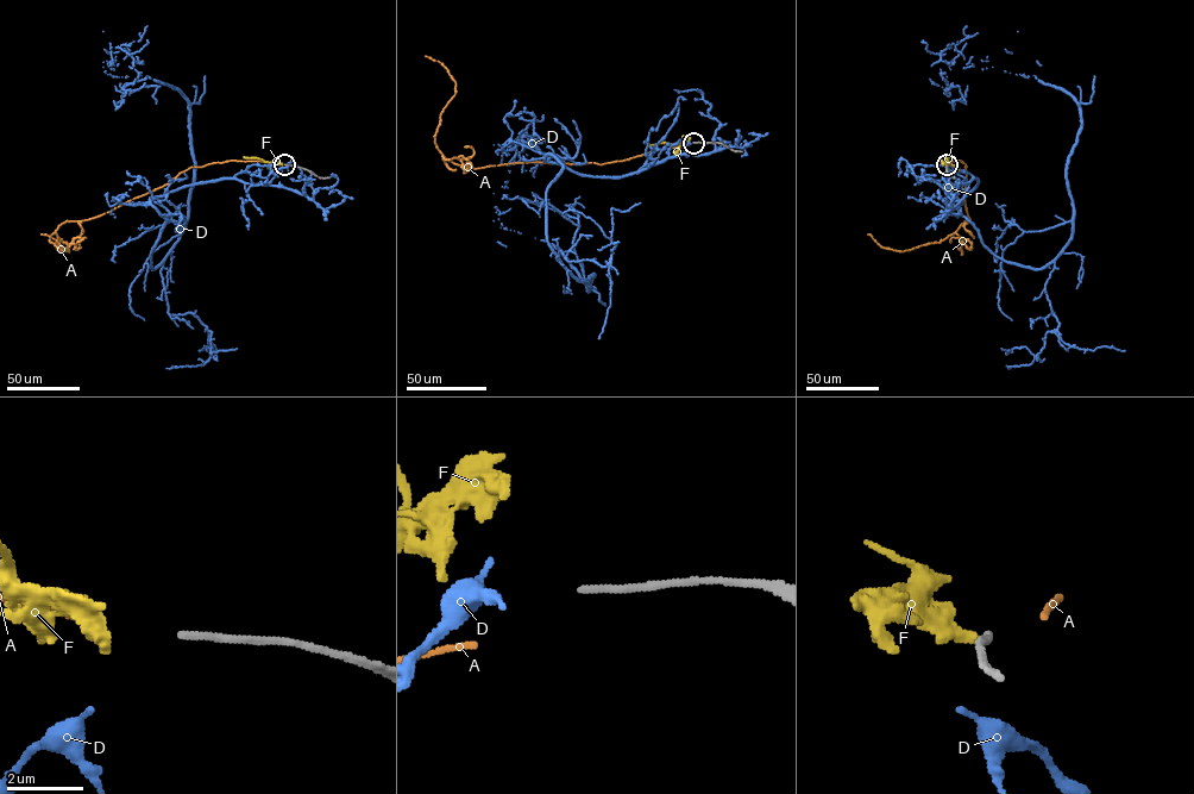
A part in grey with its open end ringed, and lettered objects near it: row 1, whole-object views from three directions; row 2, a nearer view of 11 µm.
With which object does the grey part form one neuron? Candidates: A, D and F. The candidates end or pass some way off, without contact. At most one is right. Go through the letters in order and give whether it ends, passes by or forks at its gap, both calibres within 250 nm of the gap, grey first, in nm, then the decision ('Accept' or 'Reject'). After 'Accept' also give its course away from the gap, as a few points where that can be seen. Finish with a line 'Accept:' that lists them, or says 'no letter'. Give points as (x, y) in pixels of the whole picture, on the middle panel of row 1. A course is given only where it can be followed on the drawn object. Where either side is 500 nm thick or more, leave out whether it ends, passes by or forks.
A: It ends there. Thickness 190 nm (grey) against 140 nm. Reject
D: It ends there. Thickness 190 nm (grey) against 280 nm. Reject
F: It ends there. Thickness 190 nm (grey) against 440 nm. Reject
Accept: no letter

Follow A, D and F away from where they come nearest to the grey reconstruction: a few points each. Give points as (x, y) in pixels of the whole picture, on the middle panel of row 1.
A: (689, 144), (602, 164), (456, 164), (434, 137), (456, 81), (441, 63), (426, 56)
D: (690, 142), (619, 176), (545, 157), (547, 243), (588, 291), (495, 207), (517, 138), (552, 163)
F: (690, 139), (676, 144), (647, 145)

